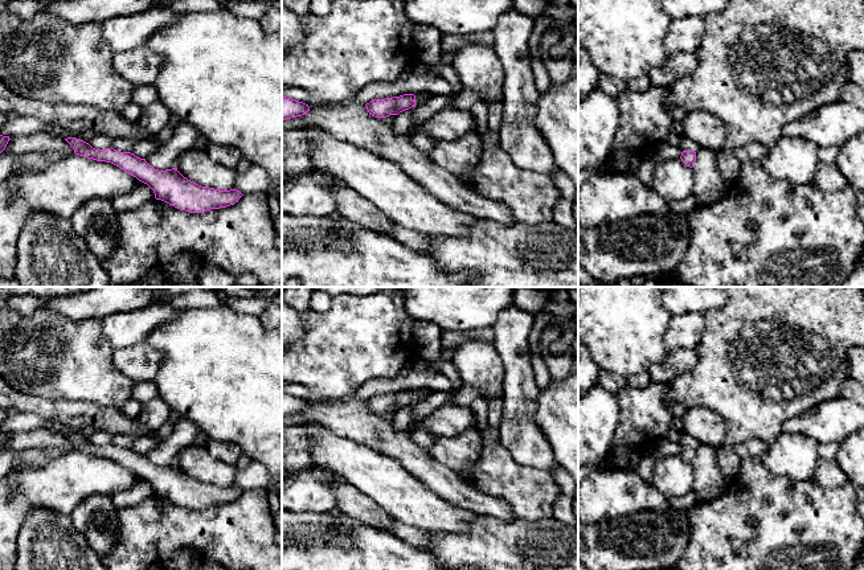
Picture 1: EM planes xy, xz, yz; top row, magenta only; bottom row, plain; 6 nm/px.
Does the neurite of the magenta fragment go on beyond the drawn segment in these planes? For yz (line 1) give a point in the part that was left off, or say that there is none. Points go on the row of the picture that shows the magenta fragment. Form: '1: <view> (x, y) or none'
1: none

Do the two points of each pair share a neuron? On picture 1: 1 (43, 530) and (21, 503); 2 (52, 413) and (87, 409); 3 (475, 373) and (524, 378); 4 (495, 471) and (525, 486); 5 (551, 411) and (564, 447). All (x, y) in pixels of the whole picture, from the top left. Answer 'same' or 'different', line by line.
1: different
2: same
3: different
4: same
5: same

